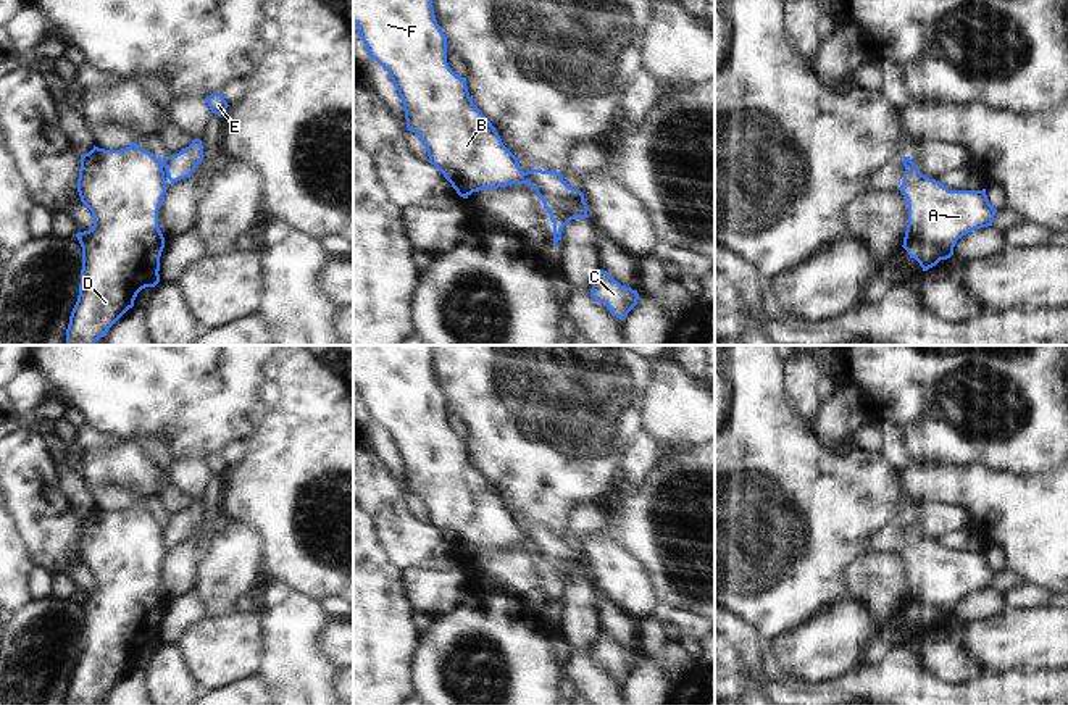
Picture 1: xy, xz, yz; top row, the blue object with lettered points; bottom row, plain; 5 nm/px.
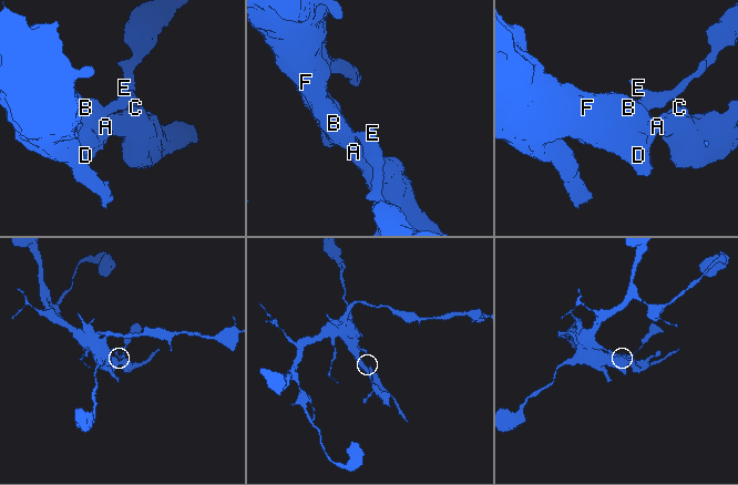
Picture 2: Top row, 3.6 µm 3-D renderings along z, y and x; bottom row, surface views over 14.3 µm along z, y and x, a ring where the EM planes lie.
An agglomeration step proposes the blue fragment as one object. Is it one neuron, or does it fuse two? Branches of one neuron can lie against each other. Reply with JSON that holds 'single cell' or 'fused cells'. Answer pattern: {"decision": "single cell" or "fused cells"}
{"decision": "fused cells"}

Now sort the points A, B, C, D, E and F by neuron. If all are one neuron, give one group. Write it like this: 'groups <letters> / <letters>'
groups A B C D F / E

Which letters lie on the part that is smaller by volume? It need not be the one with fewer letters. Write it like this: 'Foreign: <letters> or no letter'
Foreign: E

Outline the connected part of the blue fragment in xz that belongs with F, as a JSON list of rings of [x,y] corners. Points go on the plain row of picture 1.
[[[353,345],[353,384],[369,419],[389,434],[398,452],[408,492],[419,497],[429,524],[460,558],[526,545],[518,519],[473,465],[466,440],[457,437],[447,424],[447,398],[436,382],[431,345]]]

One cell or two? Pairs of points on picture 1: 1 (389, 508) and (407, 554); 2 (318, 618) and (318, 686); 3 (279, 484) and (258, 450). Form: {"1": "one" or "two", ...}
{"1": "one", "2": "one", "3": "one"}

